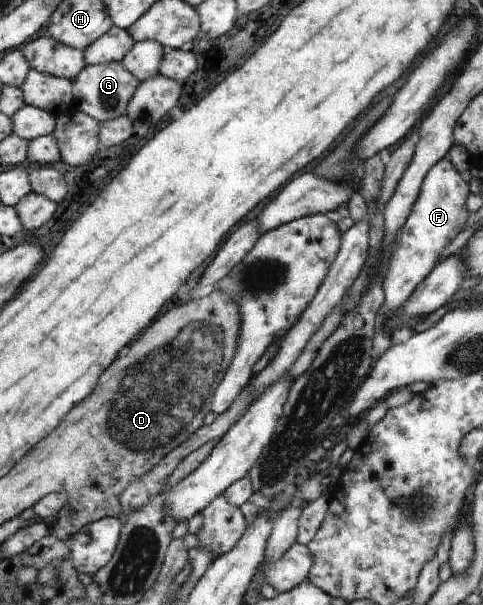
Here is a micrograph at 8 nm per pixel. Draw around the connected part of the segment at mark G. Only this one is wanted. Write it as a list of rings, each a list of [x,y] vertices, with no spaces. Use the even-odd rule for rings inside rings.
[[[114,61],[102,65],[86,65],[85,70],[74,81],[74,86],[75,96],[82,102],[82,110],[100,122],[110,122],[128,114],[129,106],[141,87],[141,80],[123,62]]]

